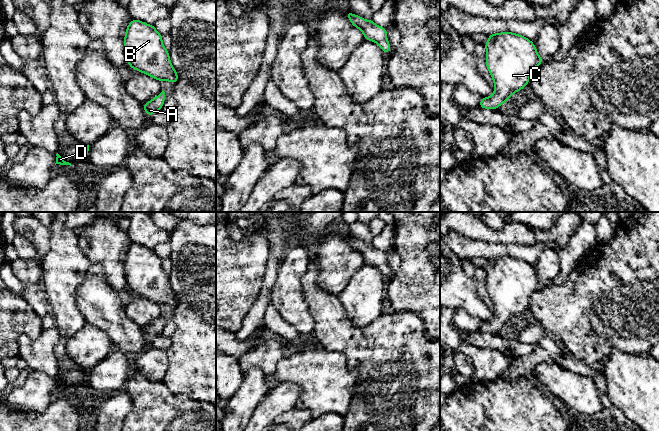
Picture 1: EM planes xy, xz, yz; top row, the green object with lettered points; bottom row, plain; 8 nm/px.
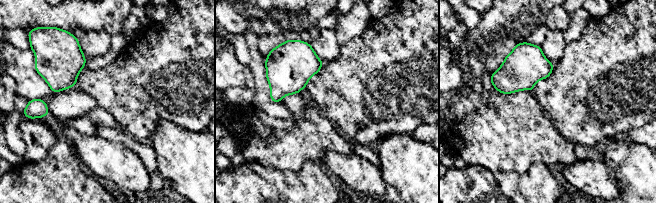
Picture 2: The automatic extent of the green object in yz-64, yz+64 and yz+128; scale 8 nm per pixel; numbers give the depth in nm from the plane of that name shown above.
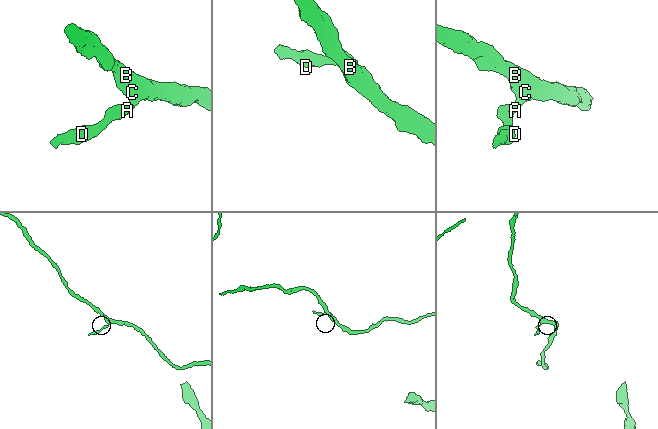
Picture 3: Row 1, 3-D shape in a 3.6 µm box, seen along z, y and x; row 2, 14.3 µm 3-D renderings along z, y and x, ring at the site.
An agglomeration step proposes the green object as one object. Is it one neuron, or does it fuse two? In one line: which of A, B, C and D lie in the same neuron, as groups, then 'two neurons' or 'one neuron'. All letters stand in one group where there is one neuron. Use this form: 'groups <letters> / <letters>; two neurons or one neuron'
groups A B C D; one neuron

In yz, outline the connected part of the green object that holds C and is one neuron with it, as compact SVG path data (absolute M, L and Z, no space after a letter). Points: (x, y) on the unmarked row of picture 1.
M512 256L489 258L484 268L486 272L486 290L494 305L495 315L487 322L480 323L480 332L496 334L515 316L529 308L530 299L534 292L543 287L538 279L536 270L524 260Z

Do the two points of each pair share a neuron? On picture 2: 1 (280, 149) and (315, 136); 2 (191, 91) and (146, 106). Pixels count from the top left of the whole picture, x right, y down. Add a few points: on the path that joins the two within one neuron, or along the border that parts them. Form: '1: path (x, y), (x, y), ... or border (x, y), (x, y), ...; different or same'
1: path (289, 149), (306, 142); same
2: path (180, 91), (161, 91), (157, 95); same

